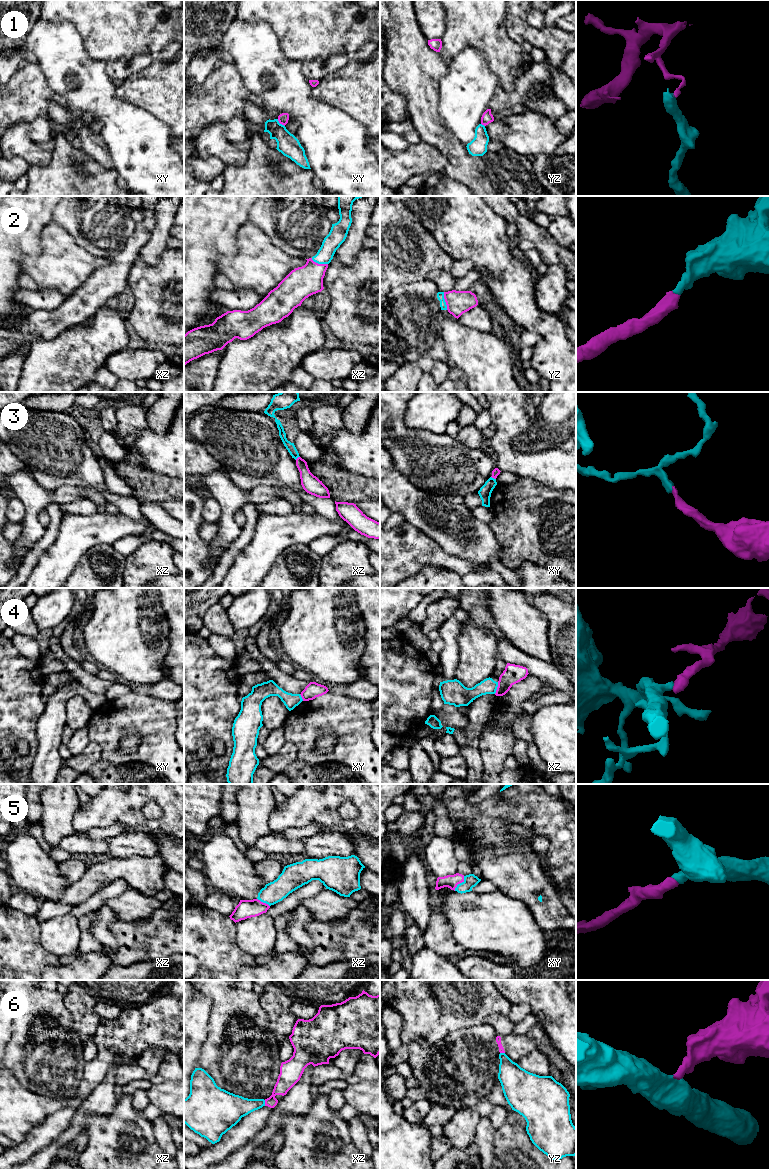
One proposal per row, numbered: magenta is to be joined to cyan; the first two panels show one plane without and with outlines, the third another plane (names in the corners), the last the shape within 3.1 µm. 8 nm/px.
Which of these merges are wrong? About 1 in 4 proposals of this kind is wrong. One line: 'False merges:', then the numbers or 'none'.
False merges: 1, 3, 4, 6

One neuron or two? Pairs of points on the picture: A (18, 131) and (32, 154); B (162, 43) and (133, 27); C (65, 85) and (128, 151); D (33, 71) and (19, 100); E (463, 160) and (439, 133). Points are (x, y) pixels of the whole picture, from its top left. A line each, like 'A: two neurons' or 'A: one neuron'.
A: one neuron
B: one neuron
C: one neuron
D: one neuron
E: one neuron

